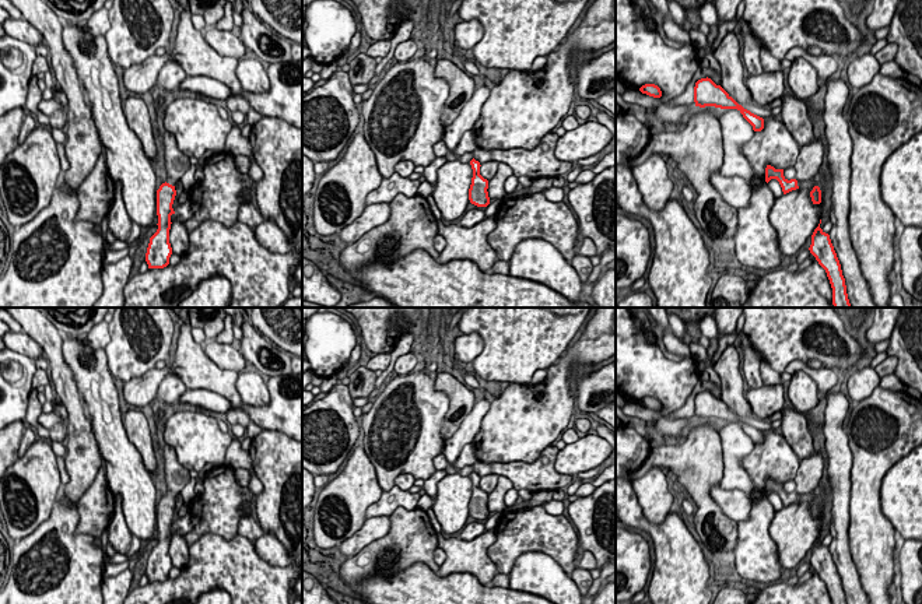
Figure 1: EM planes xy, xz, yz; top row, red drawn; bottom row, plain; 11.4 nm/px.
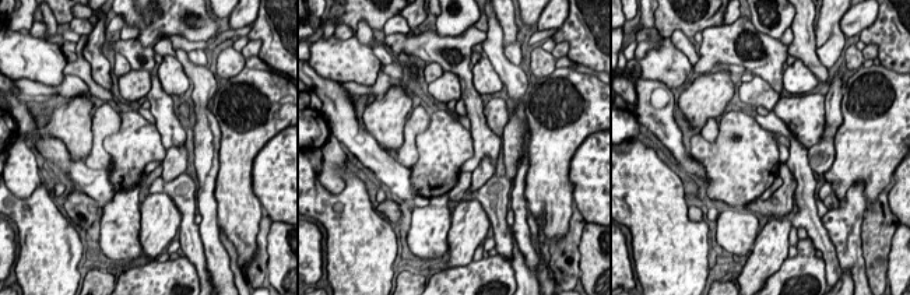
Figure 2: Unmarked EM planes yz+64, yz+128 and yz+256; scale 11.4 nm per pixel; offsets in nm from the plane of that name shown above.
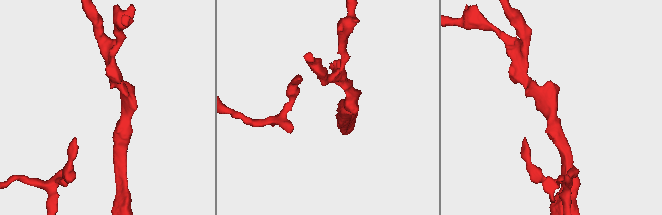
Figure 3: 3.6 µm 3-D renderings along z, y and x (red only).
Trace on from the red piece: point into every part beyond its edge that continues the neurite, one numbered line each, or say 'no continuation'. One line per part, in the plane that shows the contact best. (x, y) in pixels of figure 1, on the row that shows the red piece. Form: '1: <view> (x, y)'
1: xy (176, 162)

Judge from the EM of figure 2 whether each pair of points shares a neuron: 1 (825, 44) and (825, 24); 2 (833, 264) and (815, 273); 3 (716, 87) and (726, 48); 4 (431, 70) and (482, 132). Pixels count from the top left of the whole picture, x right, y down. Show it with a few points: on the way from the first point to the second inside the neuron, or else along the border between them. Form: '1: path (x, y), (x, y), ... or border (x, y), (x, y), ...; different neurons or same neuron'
1: path (825, 39), (825, 28); same neuron
2: border (821, 257), (826, 280); different neurons
3: border (714, 69), (695, 76); different neurons
4: border (428, 63), (436, 62), (443, 70); different neurons

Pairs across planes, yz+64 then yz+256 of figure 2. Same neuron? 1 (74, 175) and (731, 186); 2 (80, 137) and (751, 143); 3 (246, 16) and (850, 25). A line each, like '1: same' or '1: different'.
1: different
2: different
3: same

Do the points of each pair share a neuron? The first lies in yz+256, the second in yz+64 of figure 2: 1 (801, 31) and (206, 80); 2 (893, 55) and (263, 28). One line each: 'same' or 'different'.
1: same
2: same

